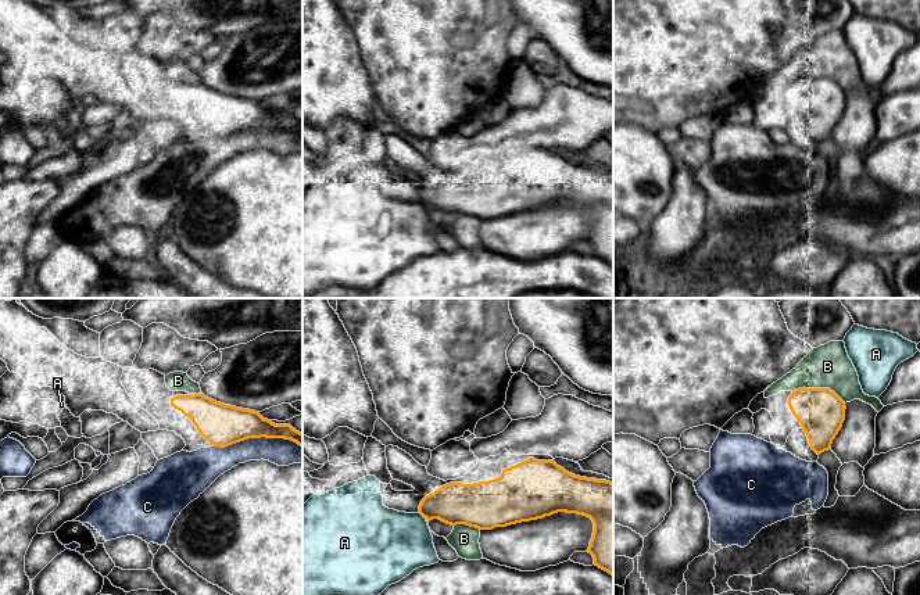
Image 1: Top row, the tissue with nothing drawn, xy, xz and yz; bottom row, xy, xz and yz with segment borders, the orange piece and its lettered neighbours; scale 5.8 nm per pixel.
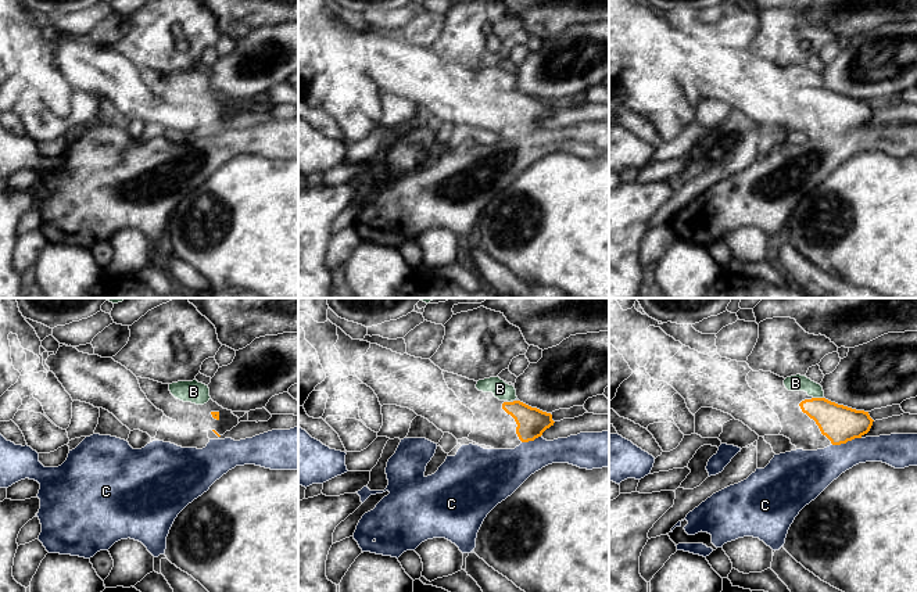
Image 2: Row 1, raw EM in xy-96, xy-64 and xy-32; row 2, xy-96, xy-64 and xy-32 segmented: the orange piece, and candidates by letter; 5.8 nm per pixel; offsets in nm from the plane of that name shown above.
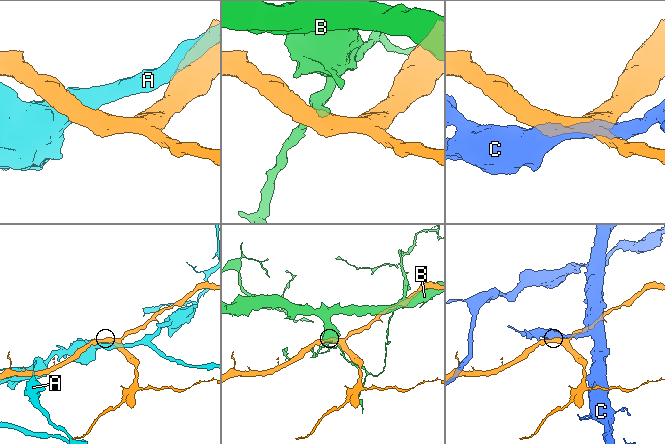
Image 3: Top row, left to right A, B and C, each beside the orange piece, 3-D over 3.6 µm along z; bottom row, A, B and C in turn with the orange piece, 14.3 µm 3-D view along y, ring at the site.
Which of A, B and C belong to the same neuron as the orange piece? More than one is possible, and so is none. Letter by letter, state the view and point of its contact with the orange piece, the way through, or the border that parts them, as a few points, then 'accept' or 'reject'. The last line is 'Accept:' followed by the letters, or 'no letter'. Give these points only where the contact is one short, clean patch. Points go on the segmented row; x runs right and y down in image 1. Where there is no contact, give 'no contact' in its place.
A: xz (421, 513) | reject
B: yz (819, 389) | reject
C: xy (257, 437) | reject
Accept: no letter

